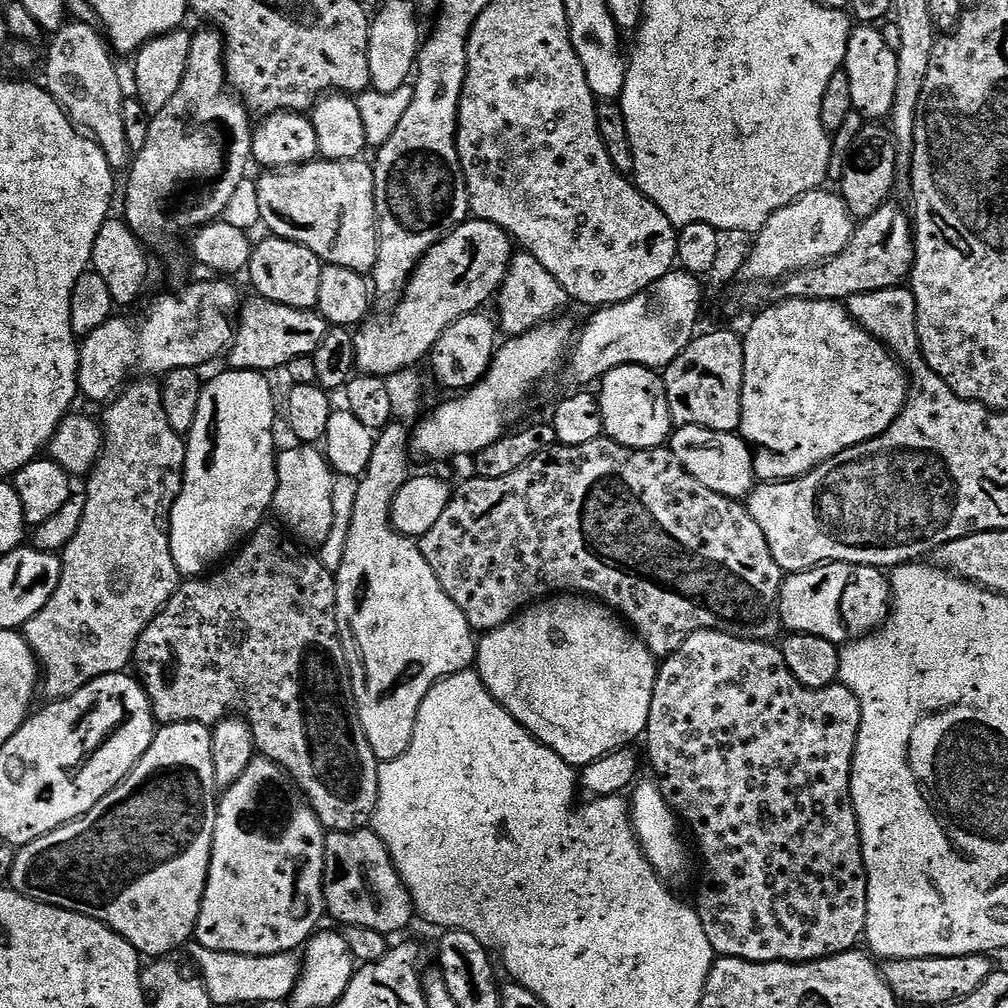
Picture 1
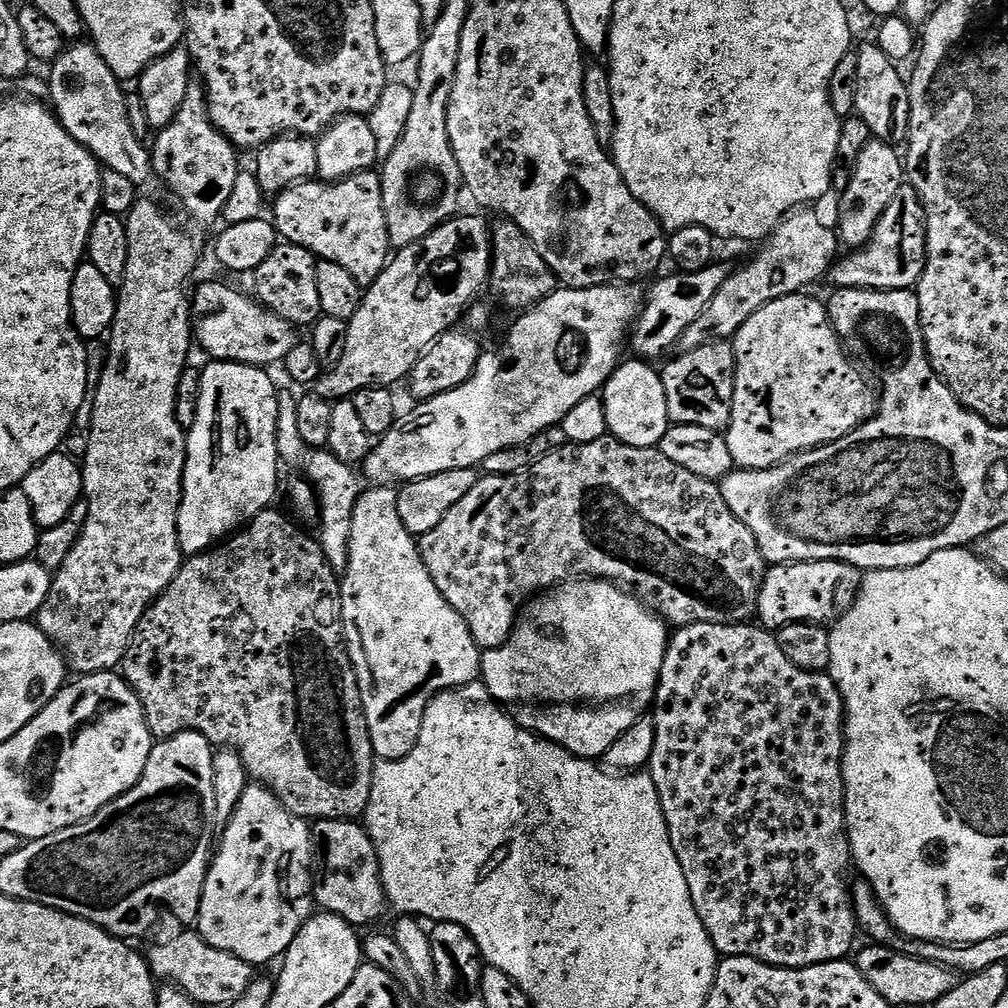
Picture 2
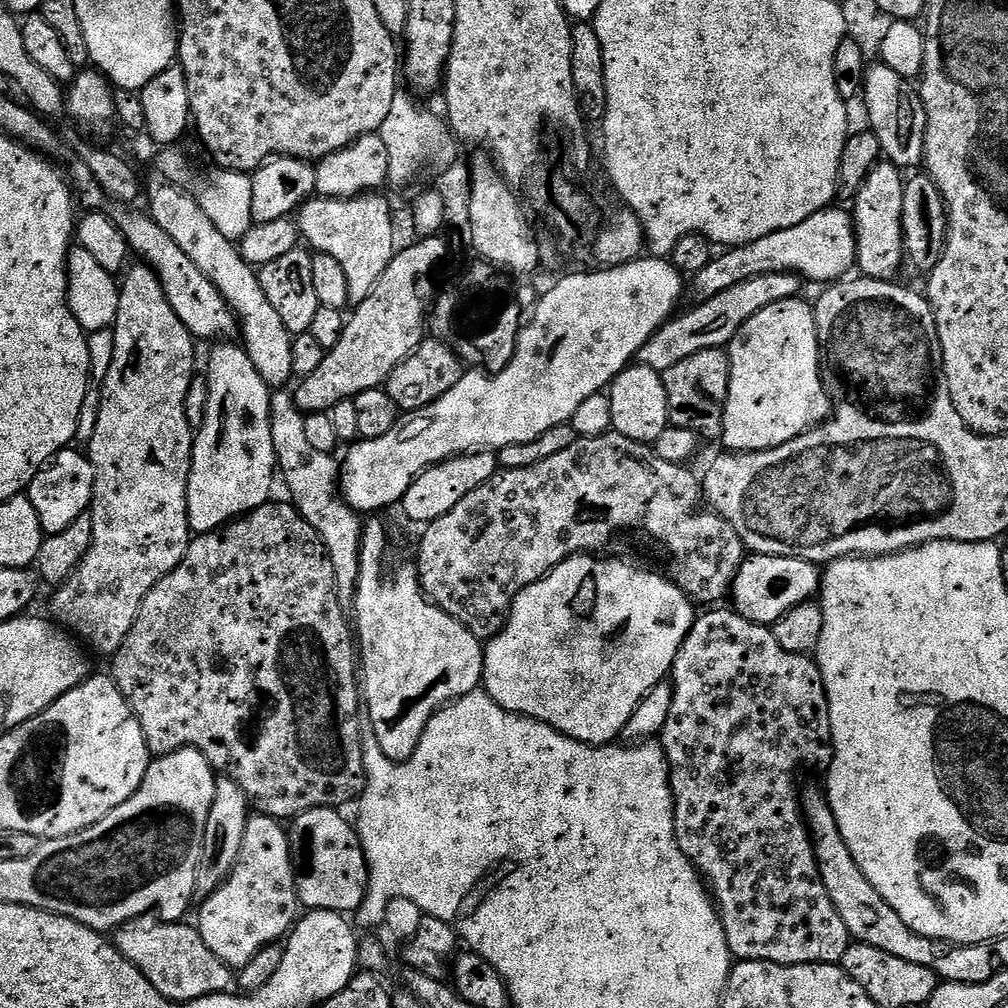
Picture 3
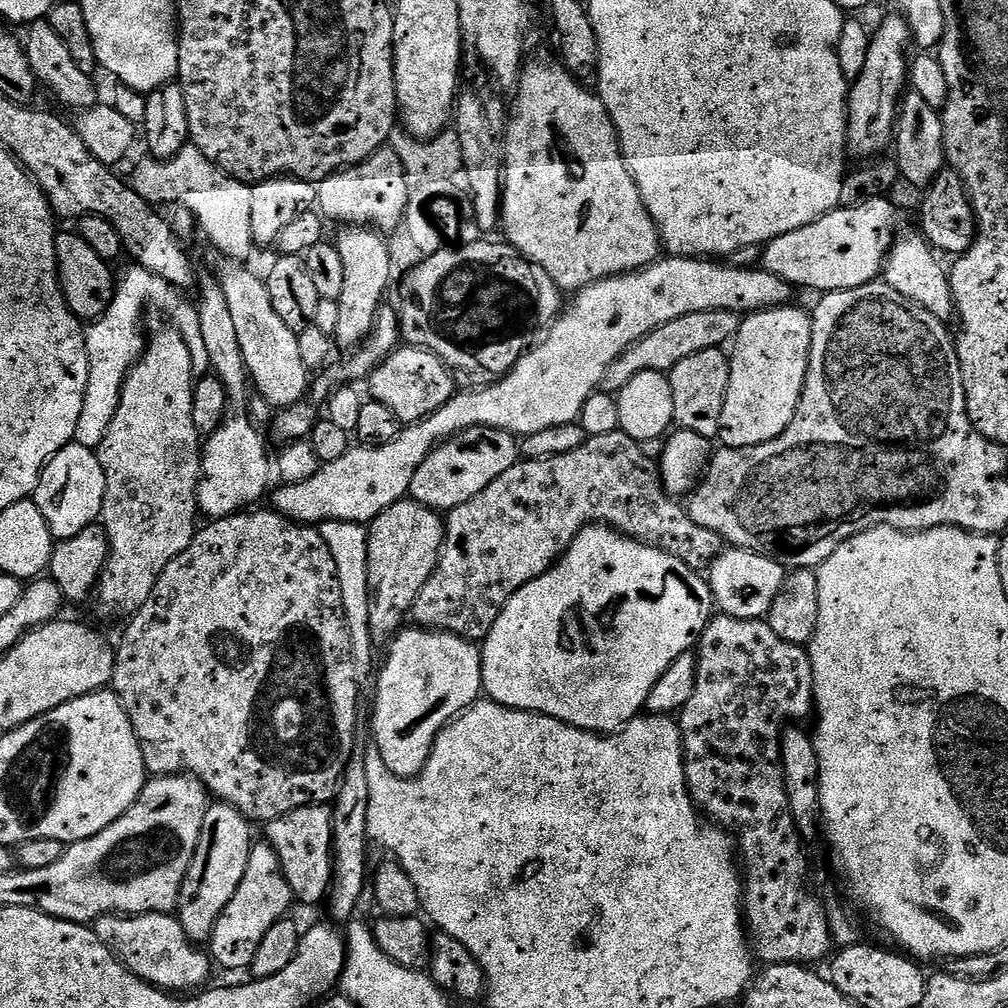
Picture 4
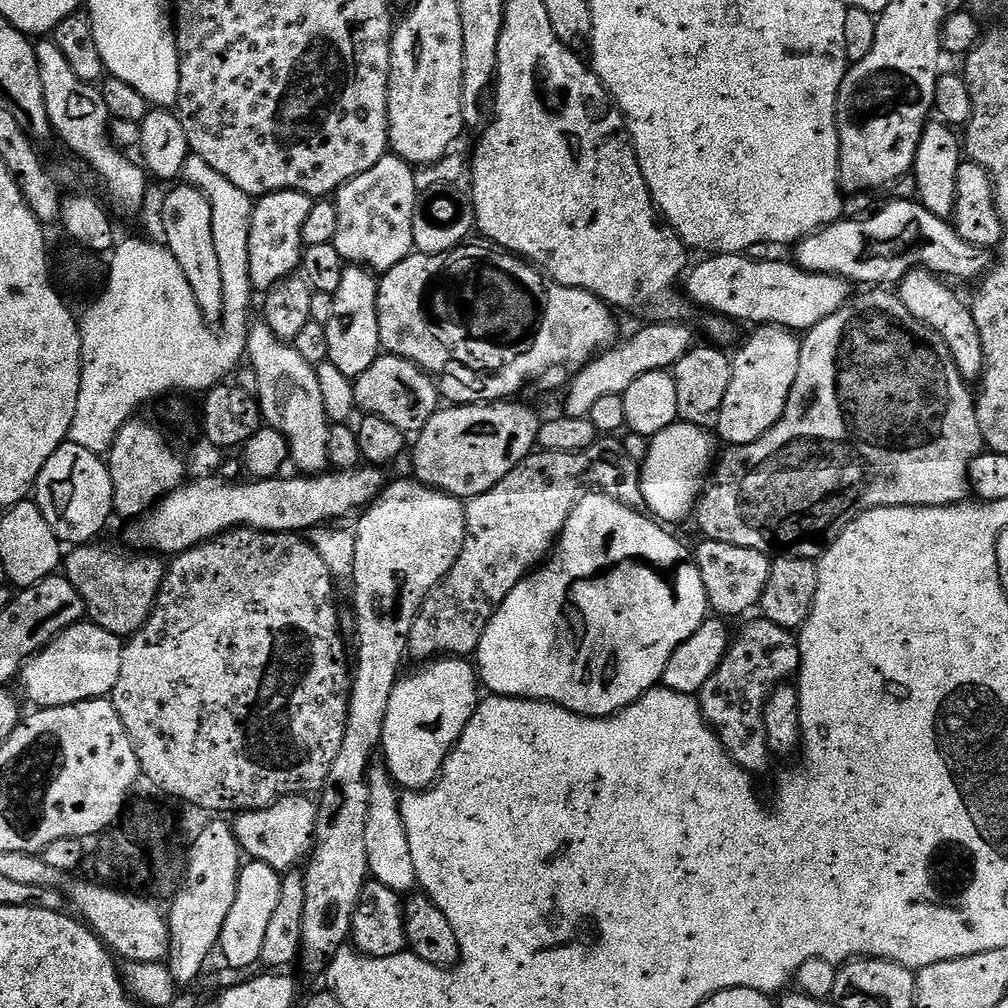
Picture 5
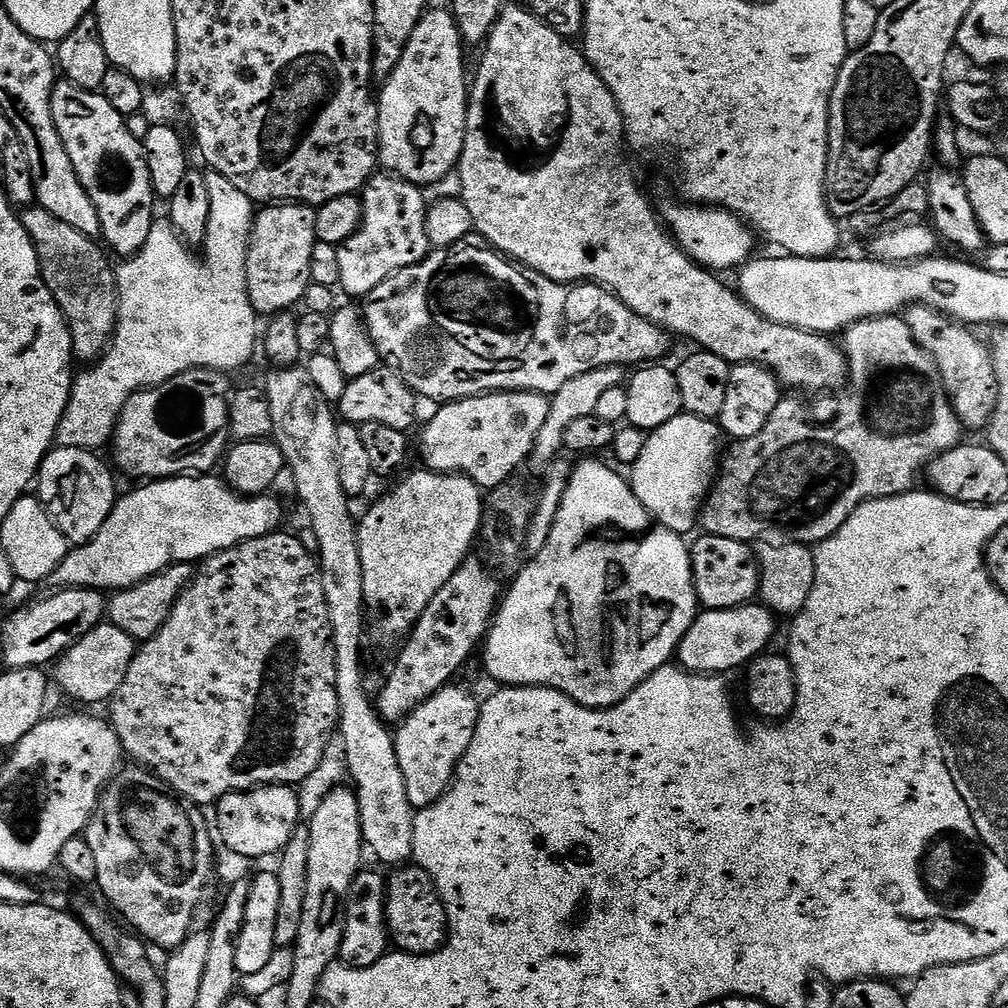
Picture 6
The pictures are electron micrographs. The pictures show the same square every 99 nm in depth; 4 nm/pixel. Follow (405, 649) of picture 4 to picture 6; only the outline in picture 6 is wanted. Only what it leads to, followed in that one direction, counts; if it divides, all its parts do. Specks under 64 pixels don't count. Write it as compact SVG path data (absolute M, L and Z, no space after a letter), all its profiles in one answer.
M456 687L438 690L405 720L401 720L395 729L398 766L402 770L402 778L406 778L406 792L413 809L419 810L437 804L444 797L452 786L460 759L464 757L474 738L481 701L475 700L466 689Z

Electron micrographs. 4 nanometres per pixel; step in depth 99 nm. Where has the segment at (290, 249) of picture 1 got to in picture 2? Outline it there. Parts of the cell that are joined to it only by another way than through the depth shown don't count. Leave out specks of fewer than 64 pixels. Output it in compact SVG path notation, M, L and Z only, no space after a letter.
M287 242L277 243L275 250L258 266L254 273L256 279L255 299L269 308L278 318L286 318L286 322L297 326L311 326L320 319L320 303L318 302L318 281L316 279L317 257L301 244Z

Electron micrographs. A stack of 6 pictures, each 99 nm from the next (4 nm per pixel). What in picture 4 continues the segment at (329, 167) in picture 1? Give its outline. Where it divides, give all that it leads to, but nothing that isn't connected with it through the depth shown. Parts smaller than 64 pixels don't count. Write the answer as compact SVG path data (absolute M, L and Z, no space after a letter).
M344 226L334 237L338 254L342 254L342 266L346 269L346 282L338 302L338 330L335 341L341 349L352 350L367 336L374 326L384 294L388 290L388 279L392 276L392 252L379 231L367 226Z

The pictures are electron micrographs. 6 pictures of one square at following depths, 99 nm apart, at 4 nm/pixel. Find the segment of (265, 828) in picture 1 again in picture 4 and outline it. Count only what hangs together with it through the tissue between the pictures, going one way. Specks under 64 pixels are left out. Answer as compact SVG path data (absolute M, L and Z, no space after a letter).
M266 842L253 843L250 862L246 862L246 874L242 874L242 882L238 890L234 890L234 898L230 898L212 931L211 959L219 967L221 964L224 968L247 969L254 958L254 950L258 950L262 938L266 938L266 930L289 915L291 904L294 904L294 897L282 874L278 854Z

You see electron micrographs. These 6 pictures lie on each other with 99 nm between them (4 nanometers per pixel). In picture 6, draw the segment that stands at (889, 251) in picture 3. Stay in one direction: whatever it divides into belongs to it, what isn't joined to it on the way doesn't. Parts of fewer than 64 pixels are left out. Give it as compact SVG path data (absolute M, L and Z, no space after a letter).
M910 304L903 309L902 319L910 326L910 334L934 358L944 380L956 417L965 429L987 429L990 418L998 406L998 378L994 374L992 349L975 336L971 327L965 326L950 316L944 316L937 308L925 304Z

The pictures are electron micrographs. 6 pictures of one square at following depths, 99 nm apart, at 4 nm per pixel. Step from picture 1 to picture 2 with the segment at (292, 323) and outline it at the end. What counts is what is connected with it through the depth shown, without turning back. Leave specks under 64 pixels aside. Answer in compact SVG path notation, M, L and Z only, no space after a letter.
M208 280L190 296L190 319L198 348L208 355L209 361L221 360L235 364L249 364L267 369L268 364L283 365L286 354L294 350L298 342L297 325L278 318L259 300L223 284L220 280Z

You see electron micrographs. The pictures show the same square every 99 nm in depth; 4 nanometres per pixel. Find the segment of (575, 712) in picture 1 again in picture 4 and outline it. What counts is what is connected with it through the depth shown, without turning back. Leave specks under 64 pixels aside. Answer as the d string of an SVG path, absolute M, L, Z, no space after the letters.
M592 522L575 536L563 556L549 568L546 574L522 586L504 603L503 610L498 614L498 622L494 622L490 634L482 641L480 665L484 679L483 691L497 704L507 708L517 708L523 712L537 712L587 732L601 734L619 732L625 724L629 724L634 717L645 711L650 698L650 690L654 690L654 682L658 682L658 678L662 678L662 674L670 670L674 658L678 658L684 652L692 652L697 647L700 636L713 615L712 587L697 569L682 562L674 554L665 552L662 548L655 548L652 544L642 544L608 527L607 524Z

